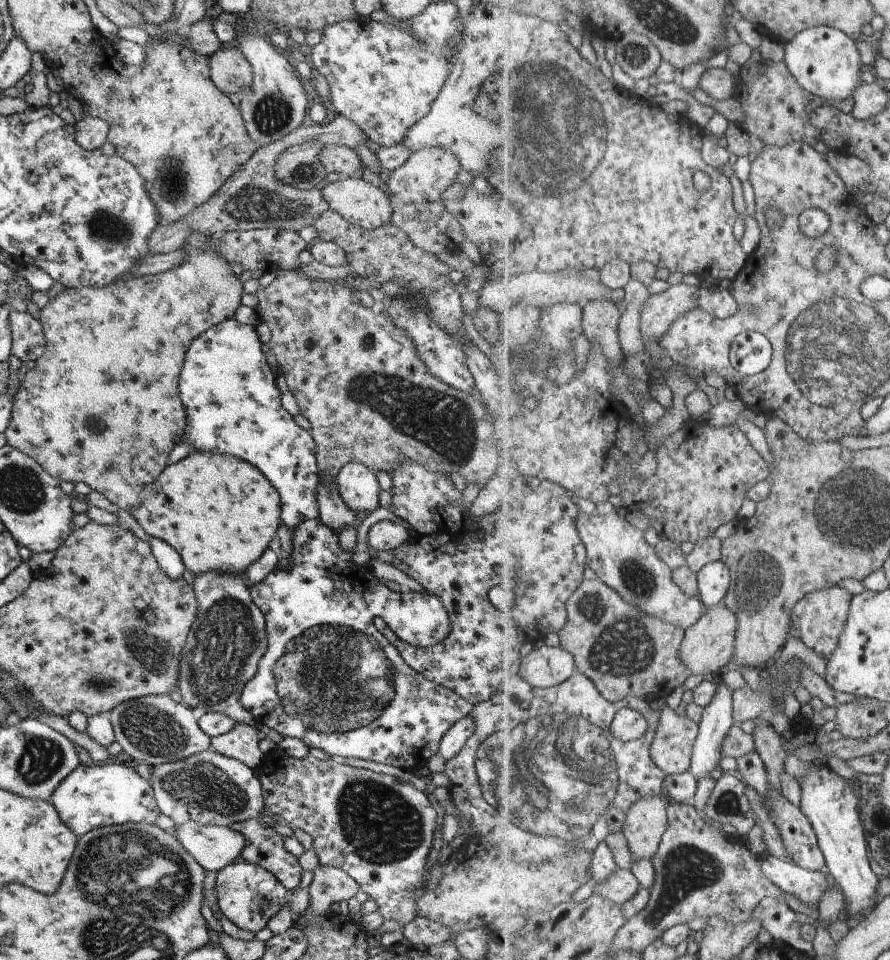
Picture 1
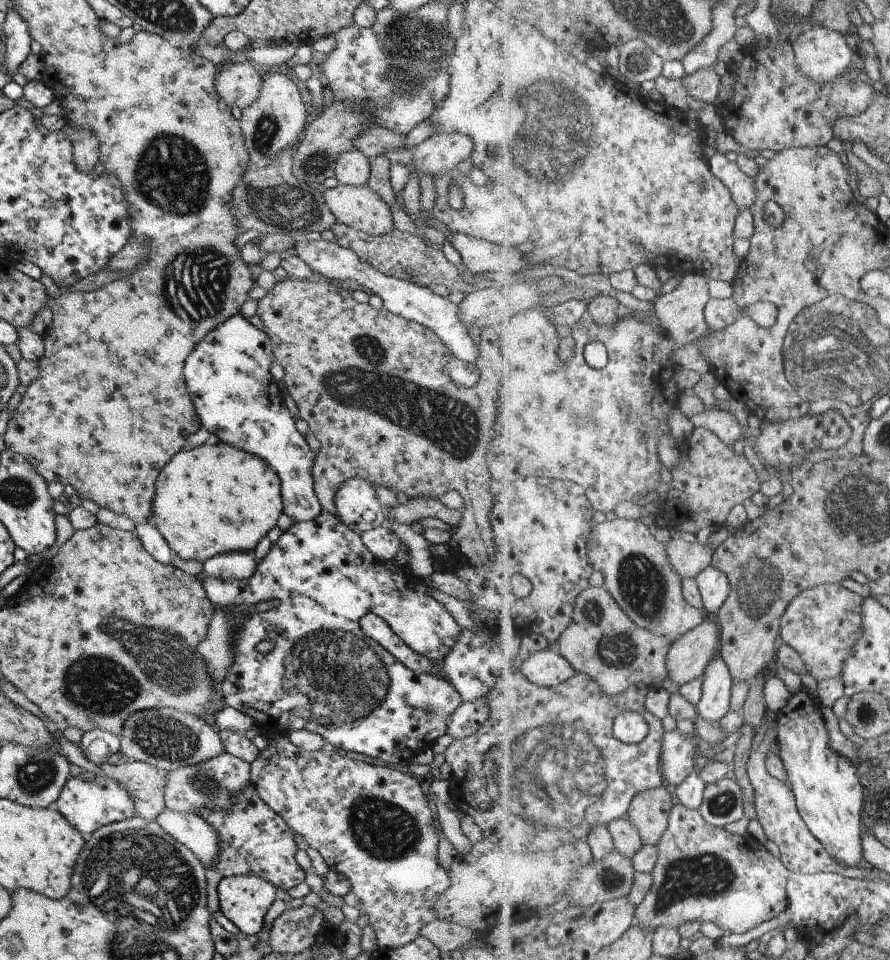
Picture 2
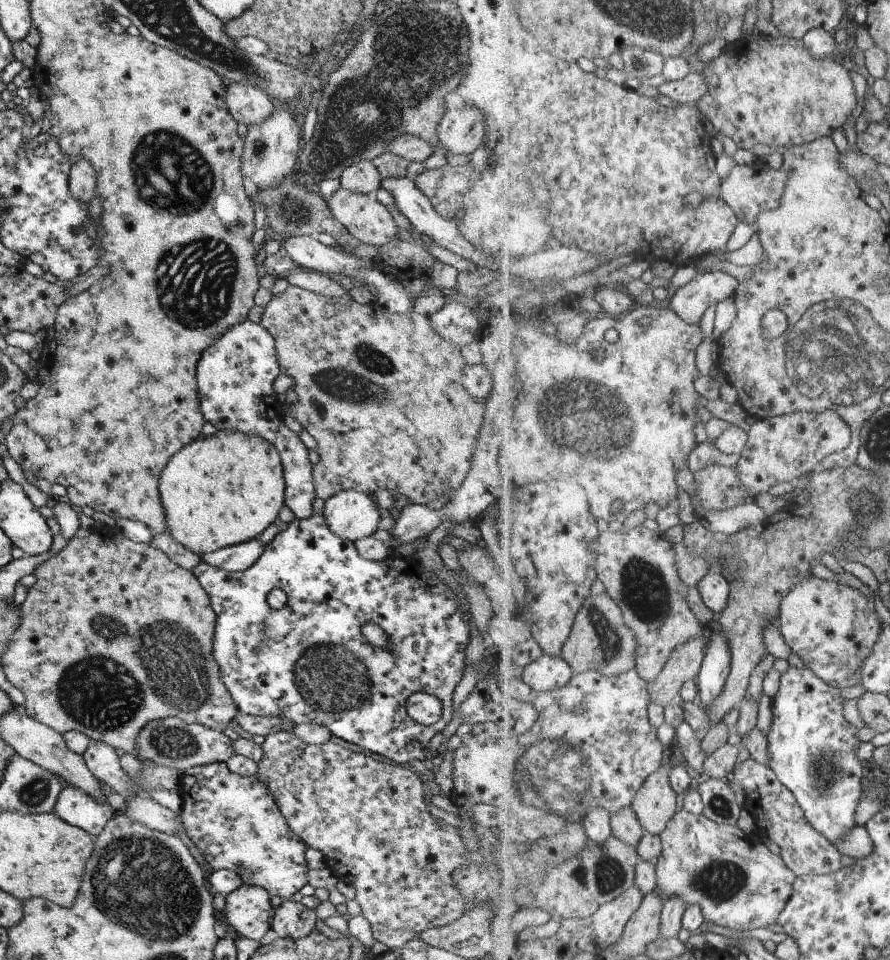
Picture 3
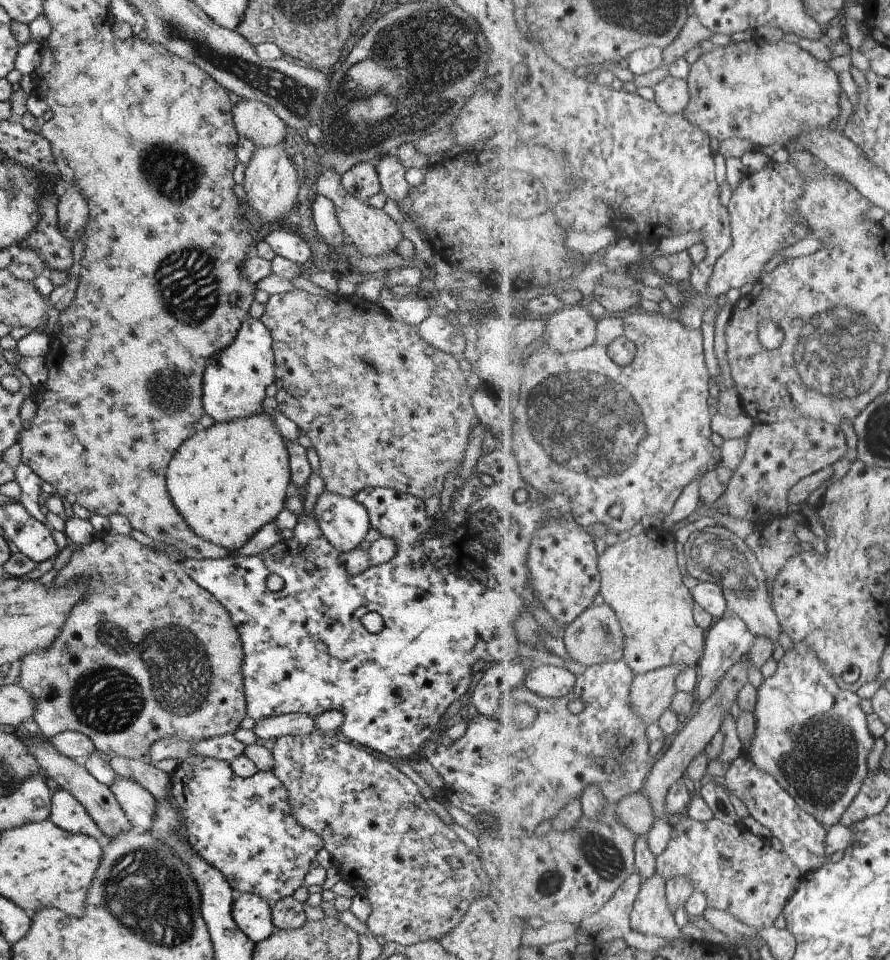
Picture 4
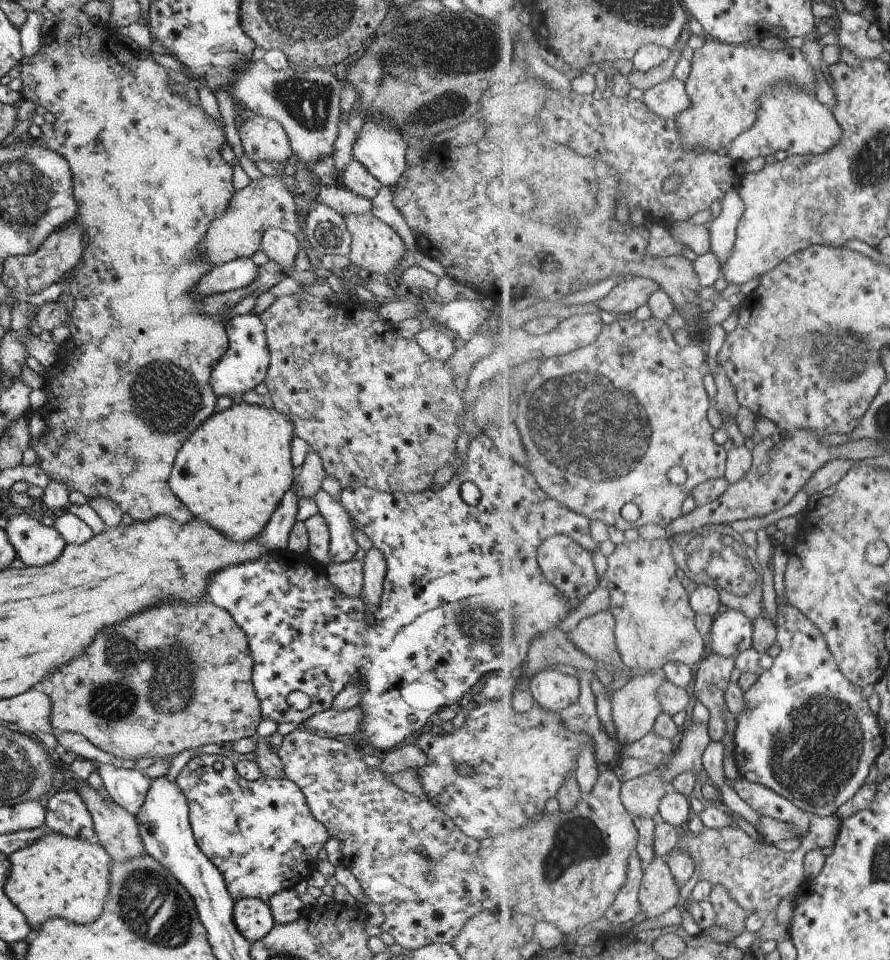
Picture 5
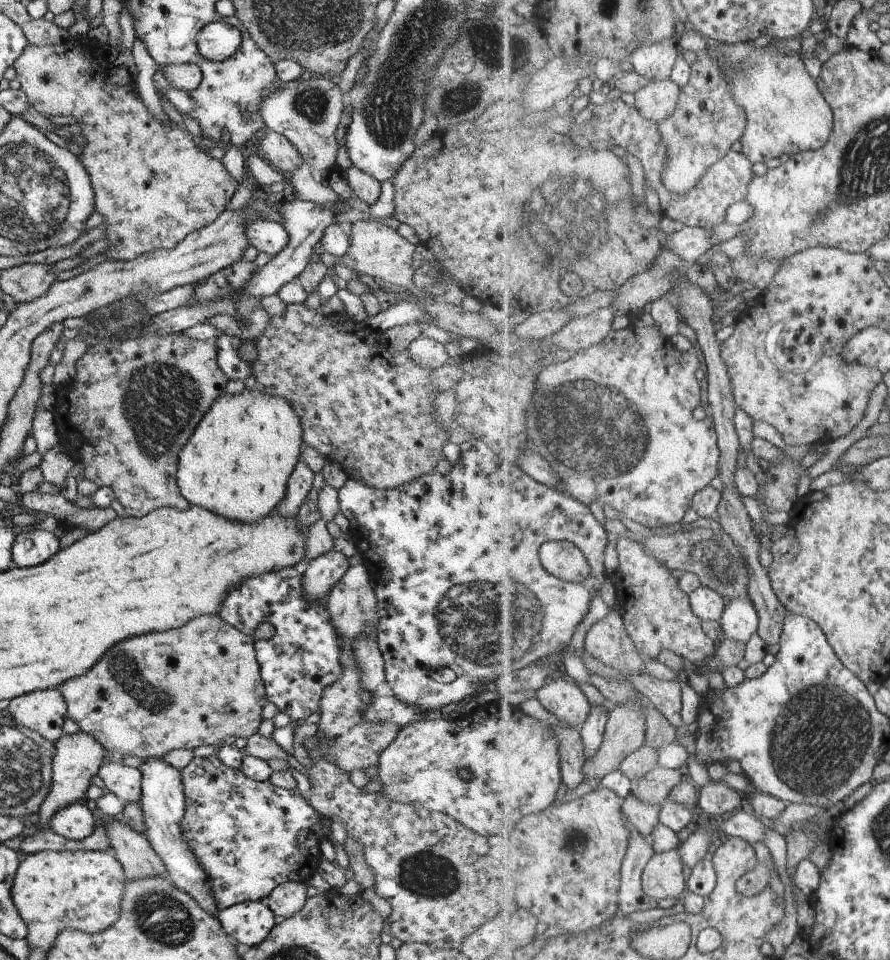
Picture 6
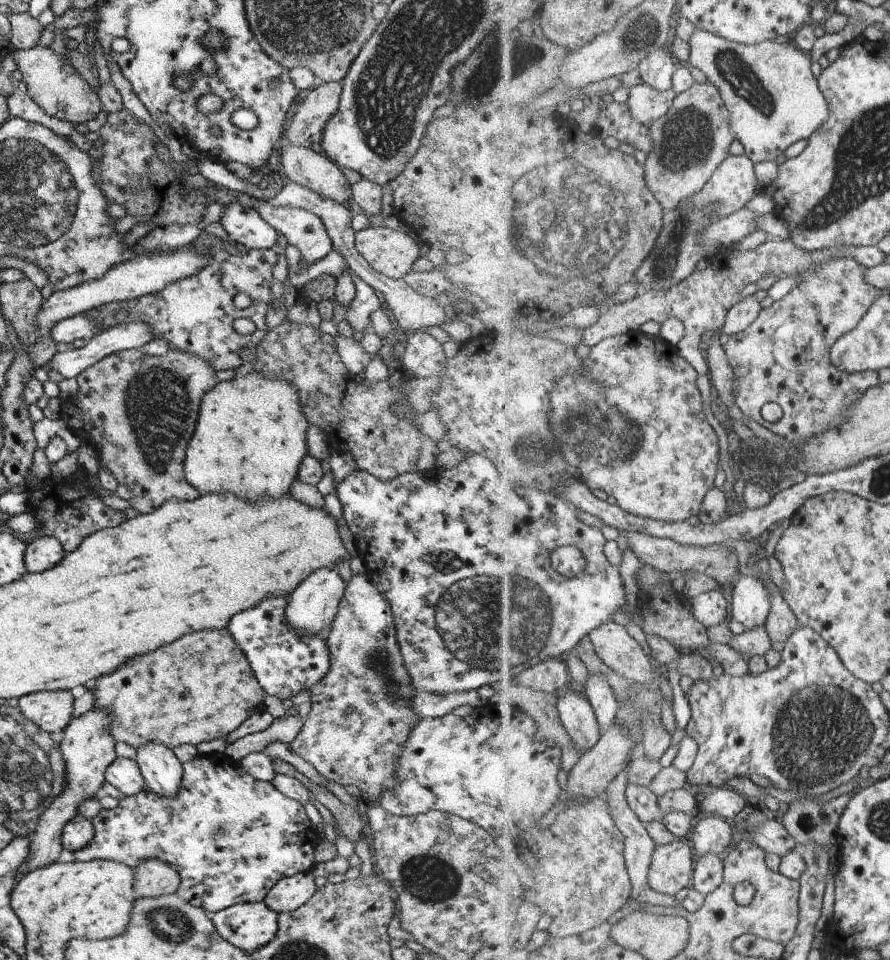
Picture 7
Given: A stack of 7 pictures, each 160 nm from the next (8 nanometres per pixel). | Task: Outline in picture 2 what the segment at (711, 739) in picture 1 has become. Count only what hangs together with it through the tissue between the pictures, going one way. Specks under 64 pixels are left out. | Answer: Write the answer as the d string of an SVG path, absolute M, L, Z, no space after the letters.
M719 655L704 674L703 697L698 705L698 715L707 721L720 723L731 708L732 672L724 658Z

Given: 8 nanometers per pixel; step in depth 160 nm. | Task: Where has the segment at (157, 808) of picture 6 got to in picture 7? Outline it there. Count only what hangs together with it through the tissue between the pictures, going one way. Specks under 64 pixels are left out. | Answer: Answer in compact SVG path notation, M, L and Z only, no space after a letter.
M149 742L135 749L134 758L143 780L143 789L159 798L173 798L179 792L181 763L171 749L157 742Z

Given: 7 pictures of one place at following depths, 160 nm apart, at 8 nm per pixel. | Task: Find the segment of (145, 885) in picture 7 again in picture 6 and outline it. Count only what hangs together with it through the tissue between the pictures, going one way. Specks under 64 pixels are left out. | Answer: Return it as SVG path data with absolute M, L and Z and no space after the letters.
M106 823L109 851L120 862L127 881L166 878L163 861L155 854L149 841L124 823Z

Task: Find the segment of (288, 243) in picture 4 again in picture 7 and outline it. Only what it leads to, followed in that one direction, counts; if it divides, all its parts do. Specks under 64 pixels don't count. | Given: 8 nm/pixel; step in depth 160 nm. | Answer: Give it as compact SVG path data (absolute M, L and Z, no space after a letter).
M236 201L224 207L218 222L229 240L241 244L247 250L267 250L276 243L278 233L259 217L256 210L243 207Z

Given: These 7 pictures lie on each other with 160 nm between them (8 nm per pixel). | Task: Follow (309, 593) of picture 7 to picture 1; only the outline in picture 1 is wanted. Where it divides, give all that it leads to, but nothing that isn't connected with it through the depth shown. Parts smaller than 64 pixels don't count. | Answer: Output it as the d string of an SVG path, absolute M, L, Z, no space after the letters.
M347 462L336 475L337 492L353 512L373 512L379 507L379 486L373 472L359 462Z

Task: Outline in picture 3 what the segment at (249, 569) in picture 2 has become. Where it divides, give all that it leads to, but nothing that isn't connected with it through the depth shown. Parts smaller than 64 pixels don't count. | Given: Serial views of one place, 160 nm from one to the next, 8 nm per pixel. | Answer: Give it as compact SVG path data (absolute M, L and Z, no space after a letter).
M252 538L247 542L240 542L212 553L200 555L200 560L212 567L222 568L227 572L242 571L251 566L263 552L264 546L259 538Z

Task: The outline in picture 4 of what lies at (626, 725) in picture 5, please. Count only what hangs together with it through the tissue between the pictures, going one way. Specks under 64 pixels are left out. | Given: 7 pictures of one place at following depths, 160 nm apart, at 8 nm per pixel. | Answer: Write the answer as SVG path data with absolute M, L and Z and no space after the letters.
M673 664L633 678L630 702L633 710L641 714L643 724L649 727L658 722L671 708L677 694L677 676L691 666Z

